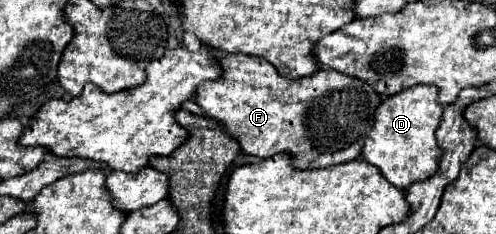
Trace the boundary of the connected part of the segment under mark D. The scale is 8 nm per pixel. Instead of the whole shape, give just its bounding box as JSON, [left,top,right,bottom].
[360,86,444,188]

